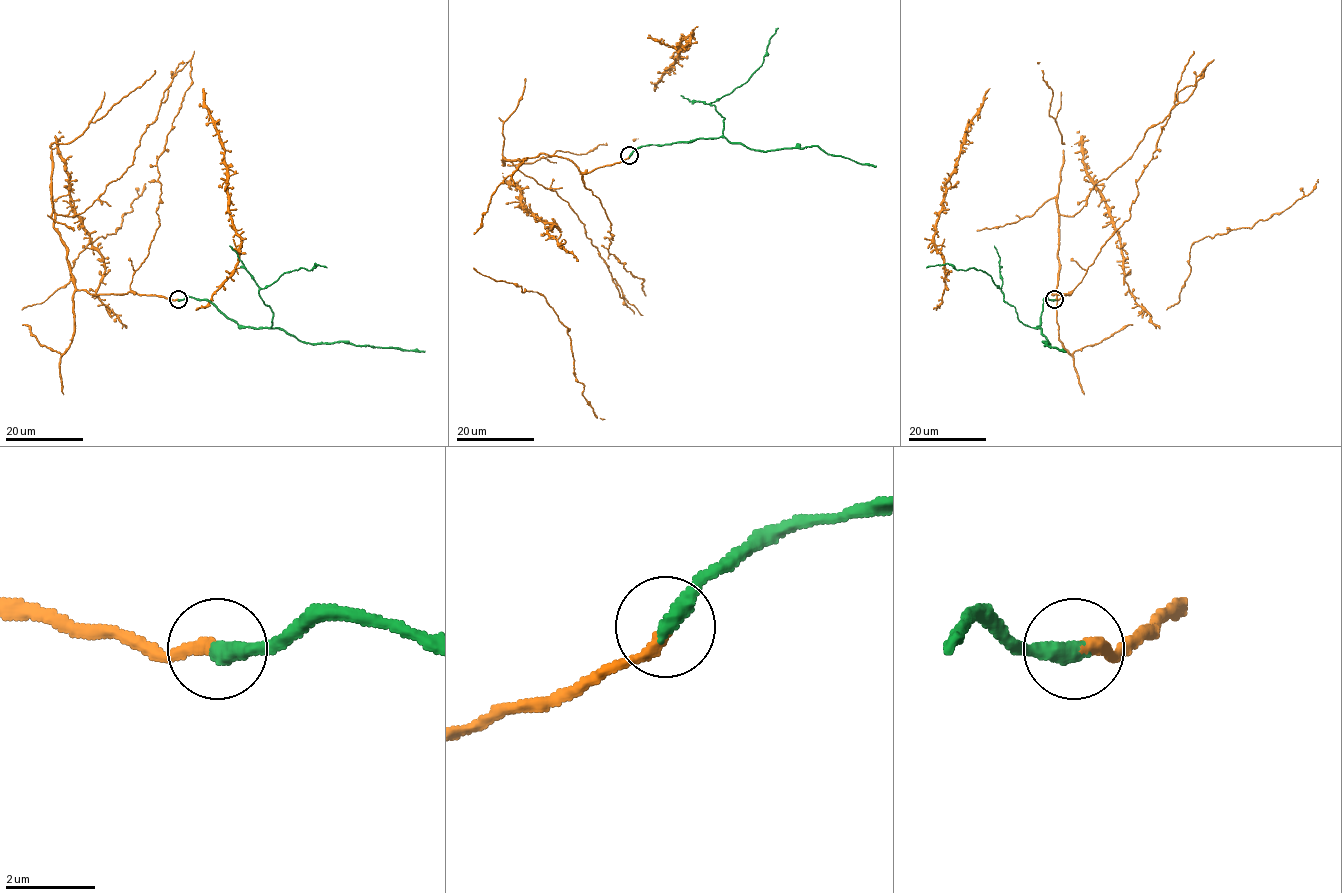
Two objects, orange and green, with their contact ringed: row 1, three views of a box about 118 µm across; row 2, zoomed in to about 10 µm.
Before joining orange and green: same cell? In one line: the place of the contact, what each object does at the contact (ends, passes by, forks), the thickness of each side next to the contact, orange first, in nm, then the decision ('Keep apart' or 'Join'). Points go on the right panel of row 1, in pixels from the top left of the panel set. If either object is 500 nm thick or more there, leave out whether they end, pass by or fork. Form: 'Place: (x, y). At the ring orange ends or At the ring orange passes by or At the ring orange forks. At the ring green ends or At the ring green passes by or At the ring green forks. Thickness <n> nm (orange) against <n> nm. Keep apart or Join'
Place: (1054, 299). At the ring orange ends. At the ring green ends. Thickness 280 nm (orange) against 420 nm. Join

